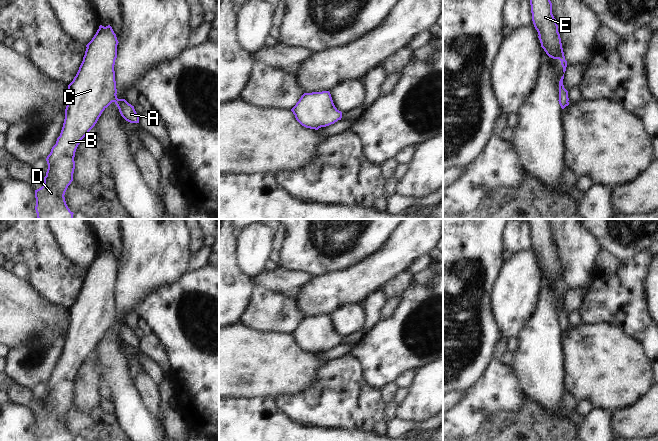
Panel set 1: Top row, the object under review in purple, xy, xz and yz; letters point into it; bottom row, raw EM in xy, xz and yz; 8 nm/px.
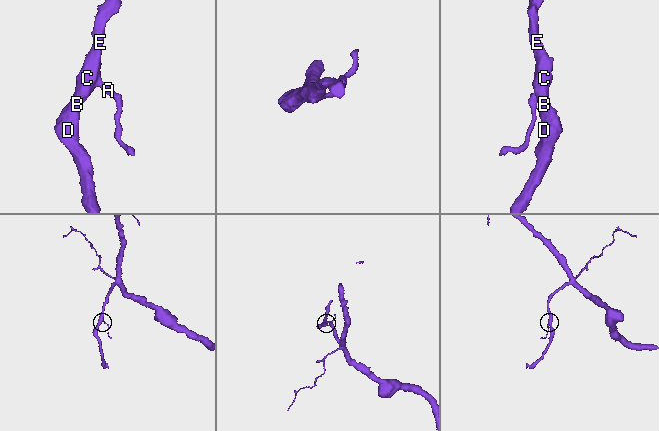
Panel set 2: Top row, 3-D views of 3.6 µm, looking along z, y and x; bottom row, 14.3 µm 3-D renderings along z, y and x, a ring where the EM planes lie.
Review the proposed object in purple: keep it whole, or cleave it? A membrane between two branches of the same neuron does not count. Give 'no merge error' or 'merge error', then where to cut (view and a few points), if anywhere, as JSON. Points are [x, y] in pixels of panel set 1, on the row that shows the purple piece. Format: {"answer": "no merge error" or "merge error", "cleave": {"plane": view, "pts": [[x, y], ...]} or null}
{"answer": "no merge error", "cleave": null}

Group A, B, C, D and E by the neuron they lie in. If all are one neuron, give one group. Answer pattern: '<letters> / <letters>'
A B C D E

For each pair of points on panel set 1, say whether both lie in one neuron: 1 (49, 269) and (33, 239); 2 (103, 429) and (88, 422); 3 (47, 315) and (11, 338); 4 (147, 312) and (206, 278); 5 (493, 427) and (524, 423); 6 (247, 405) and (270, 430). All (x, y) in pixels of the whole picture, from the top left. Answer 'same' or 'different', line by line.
1: same
2: same
3: same
4: same
5: same
6: same

